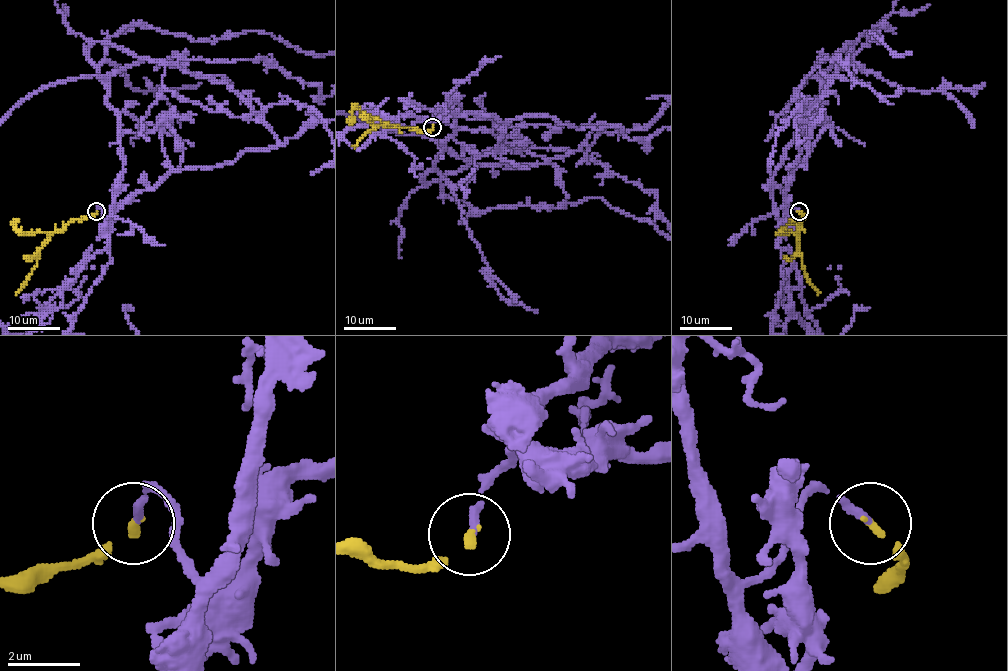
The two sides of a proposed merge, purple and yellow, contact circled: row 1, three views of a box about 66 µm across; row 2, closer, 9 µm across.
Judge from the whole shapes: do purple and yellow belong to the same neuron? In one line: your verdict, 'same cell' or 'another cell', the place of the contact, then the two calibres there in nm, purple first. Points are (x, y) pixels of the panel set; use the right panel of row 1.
same cell; place (799, 211); calibres 220 and 190 nm

